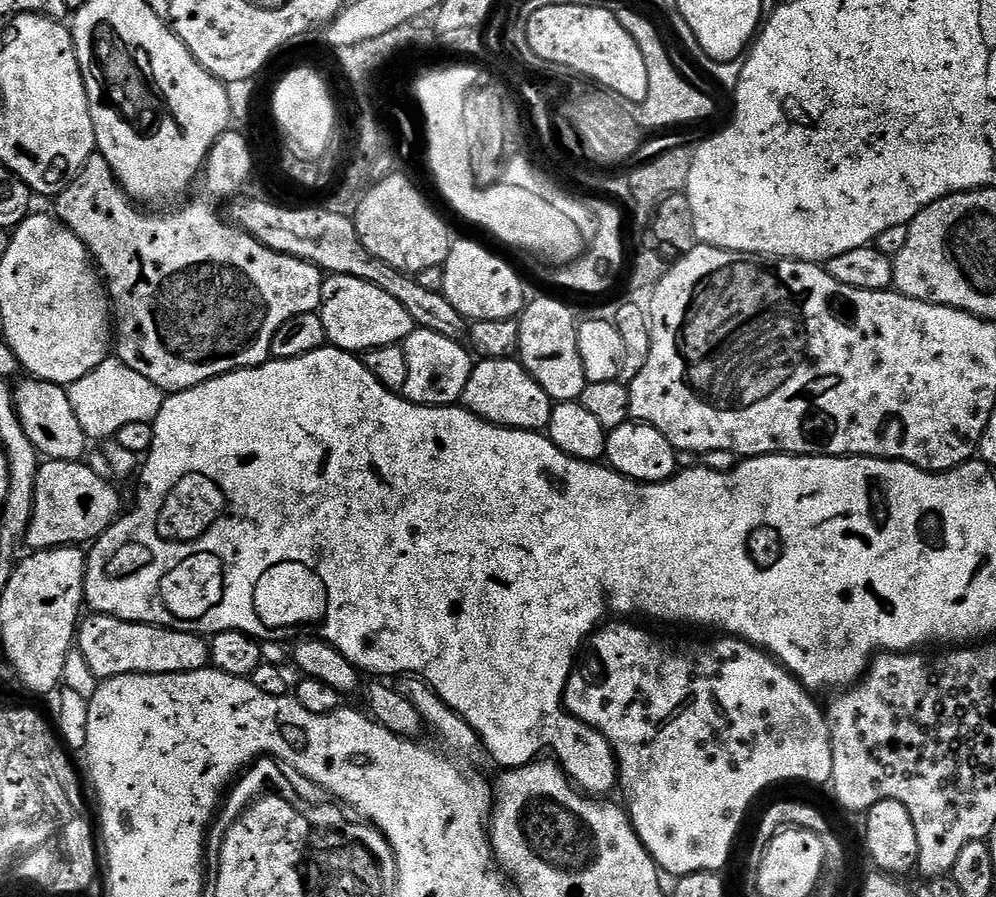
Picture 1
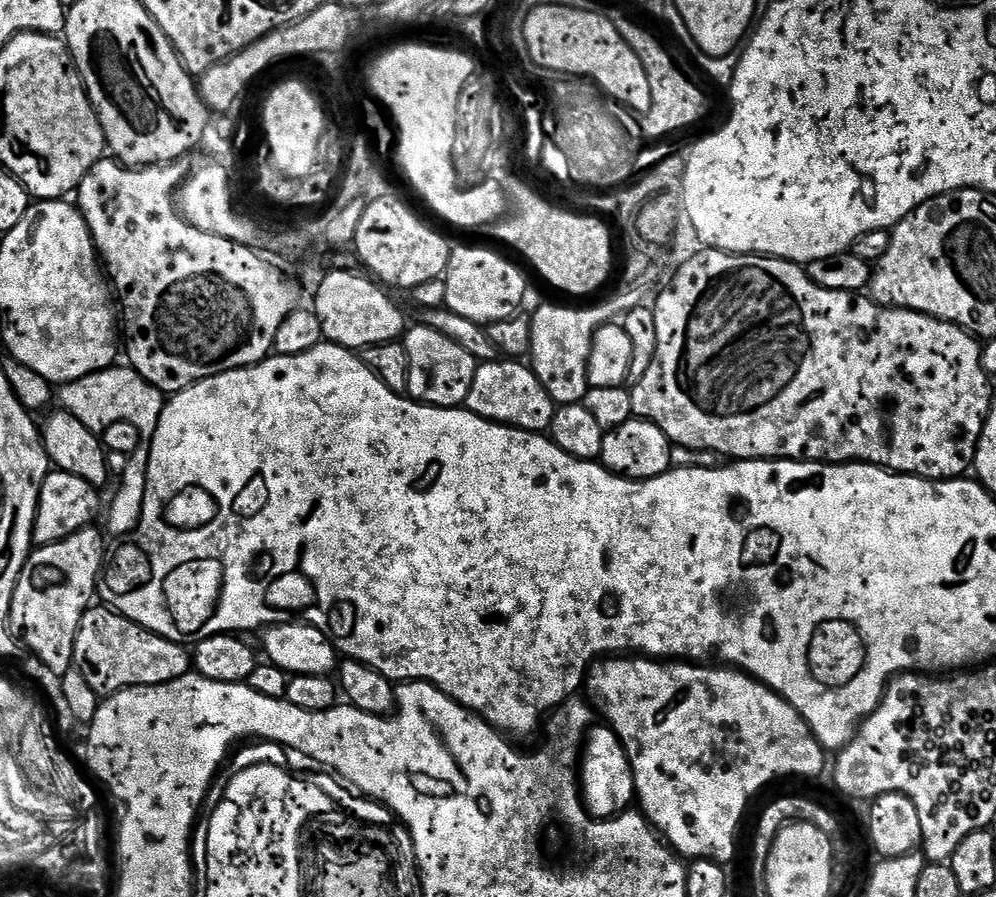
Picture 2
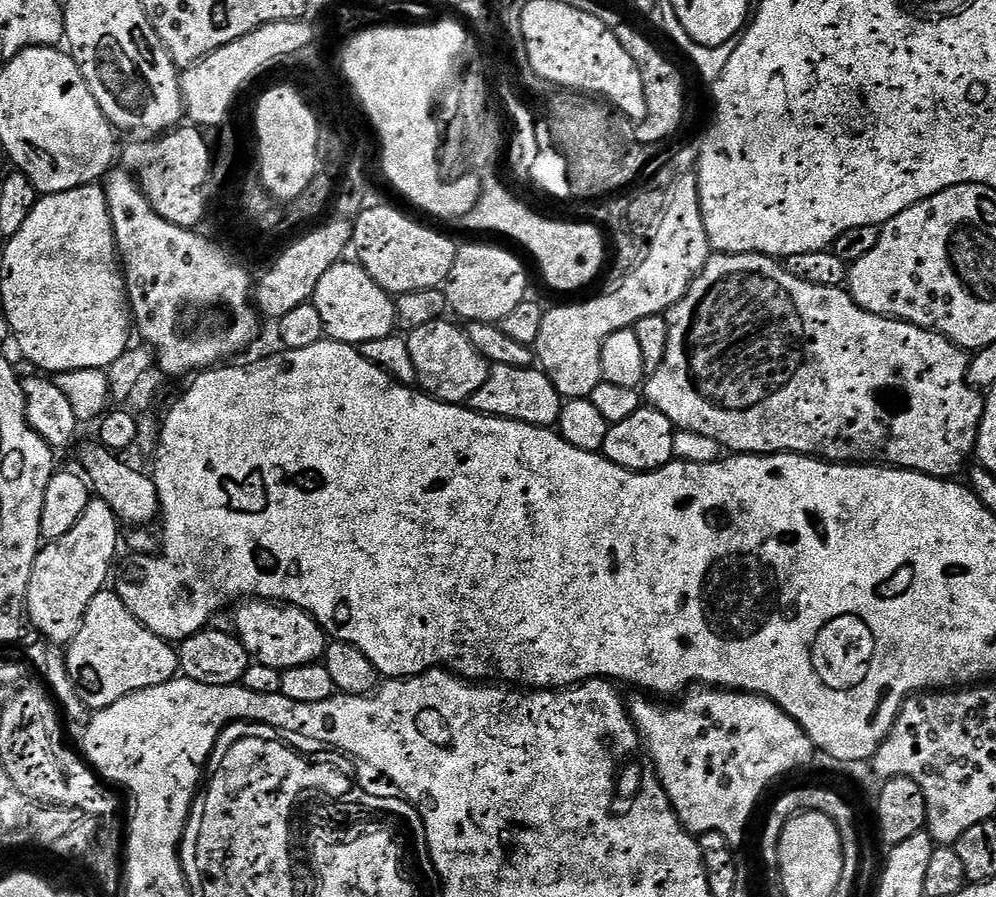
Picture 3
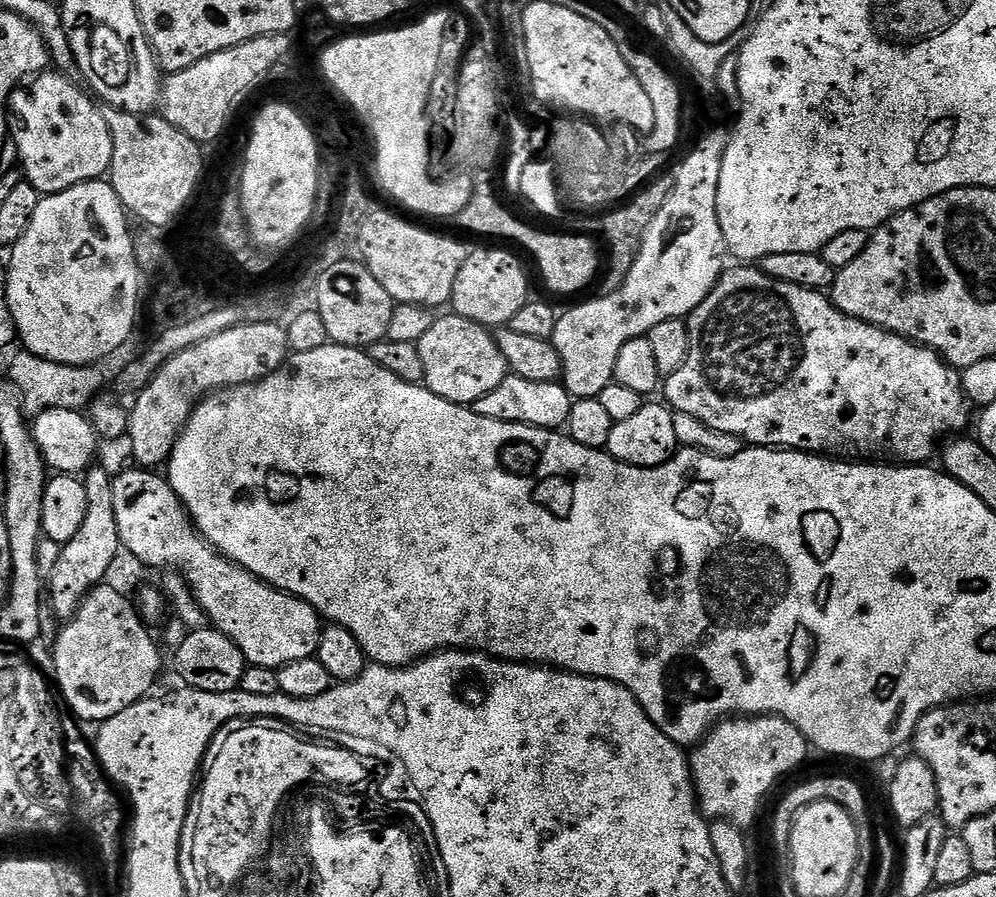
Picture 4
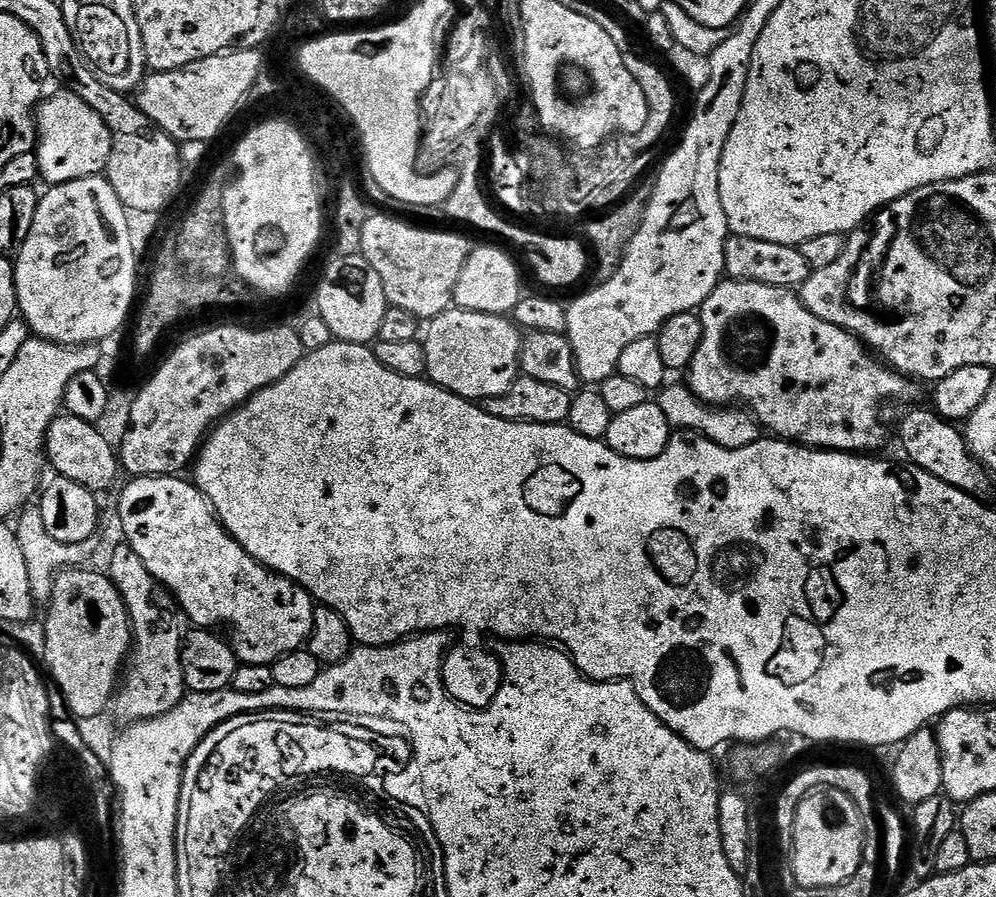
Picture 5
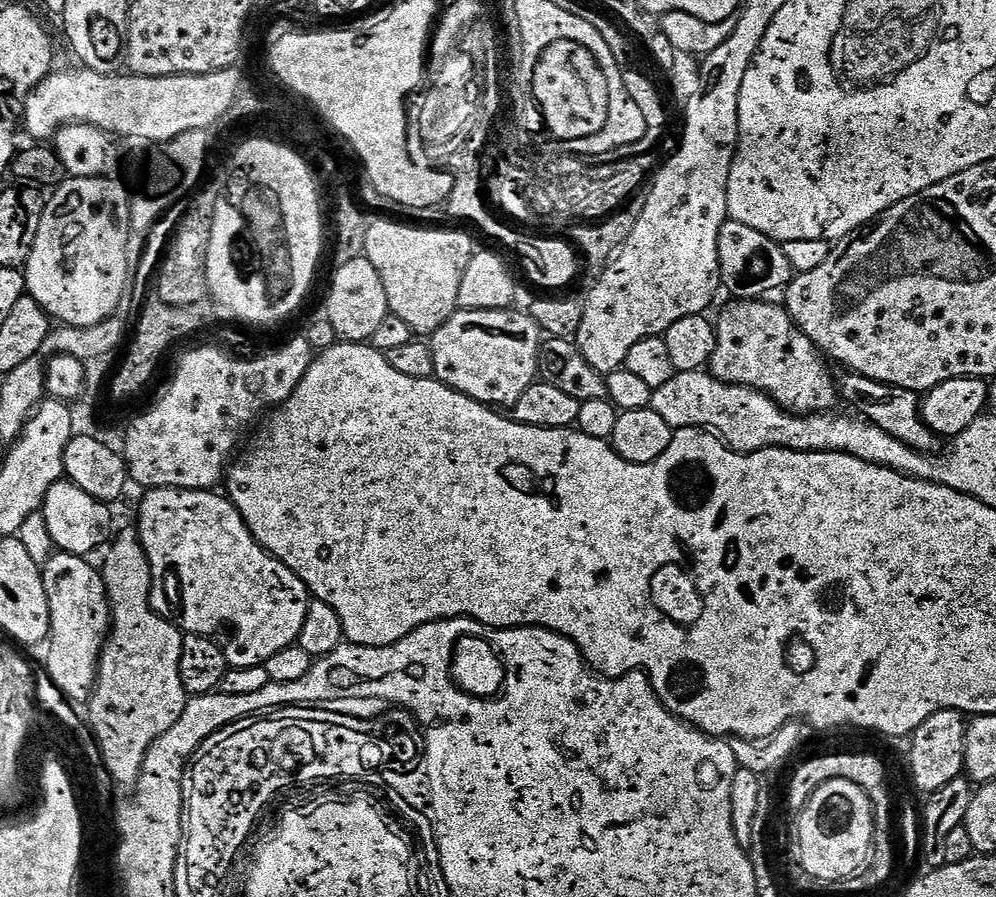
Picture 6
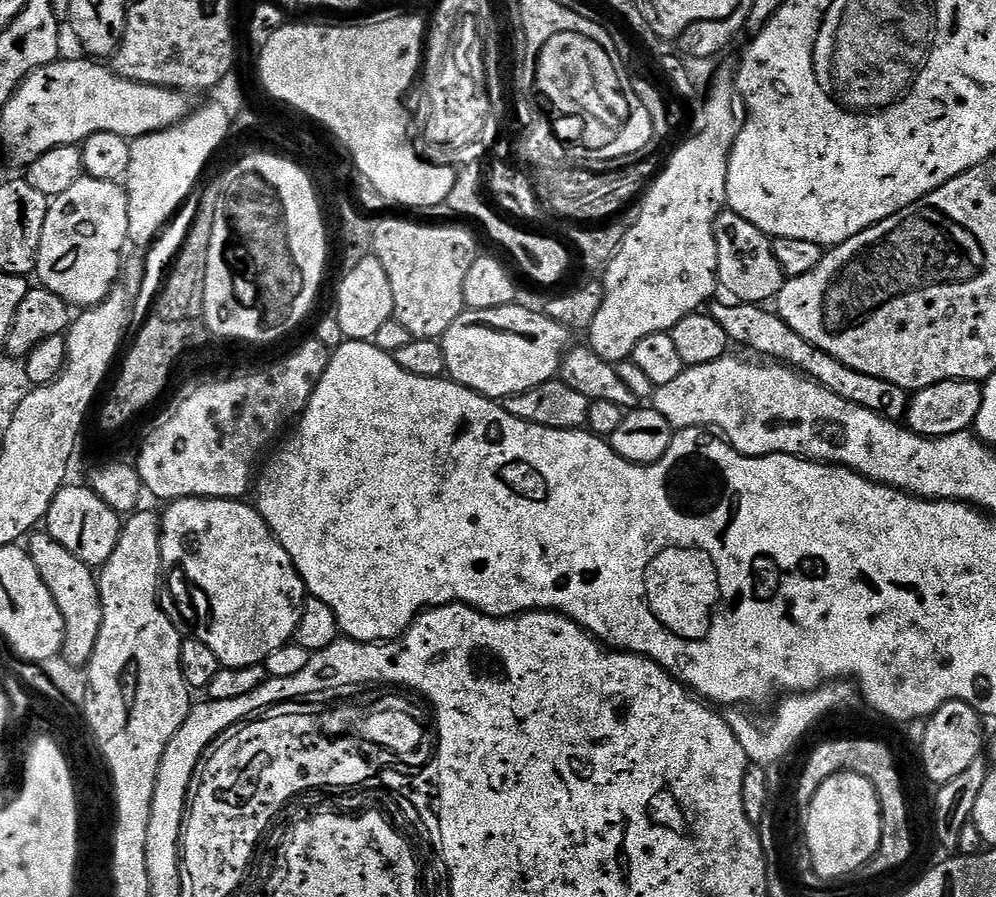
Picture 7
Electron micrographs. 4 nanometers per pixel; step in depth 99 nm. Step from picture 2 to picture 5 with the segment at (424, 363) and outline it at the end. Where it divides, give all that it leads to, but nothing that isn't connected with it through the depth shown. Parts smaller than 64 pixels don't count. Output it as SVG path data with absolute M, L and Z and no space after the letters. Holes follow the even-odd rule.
M455 306L447 308L430 321L422 336L427 379L464 400L483 402L498 398L521 375L521 339L521 329L508 316L478 314Z

